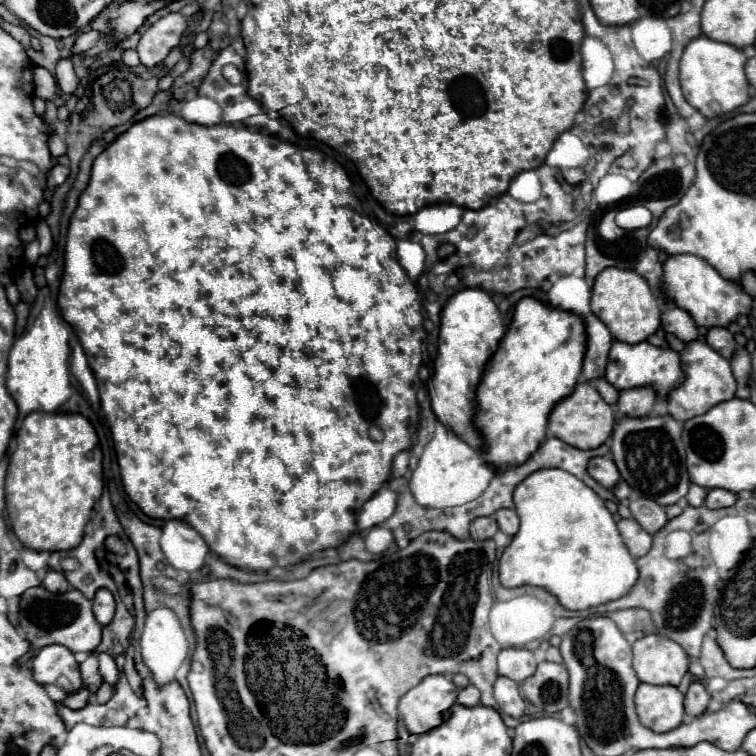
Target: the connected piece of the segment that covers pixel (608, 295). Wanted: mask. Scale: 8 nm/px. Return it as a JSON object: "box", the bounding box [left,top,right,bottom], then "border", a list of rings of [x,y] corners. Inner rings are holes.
{"box":[591,268,661,344],"border":[[[605,268],[605,272],[597,276],[593,284],[591,312],[609,328],[611,336],[617,342],[627,342],[627,344],[645,342],[651,334],[655,334],[661,316],[657,296],[649,288],[645,278],[633,270],[619,270],[619,268]]]}

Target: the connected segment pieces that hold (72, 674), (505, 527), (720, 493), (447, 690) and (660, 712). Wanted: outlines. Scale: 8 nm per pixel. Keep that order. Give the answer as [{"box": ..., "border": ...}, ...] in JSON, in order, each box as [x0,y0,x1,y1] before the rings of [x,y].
[{"box":[33,644,83,692],"border":[[[53,644],[39,650],[39,654],[33,658],[33,678],[39,684],[57,684],[59,678],[65,676],[65,690],[77,692],[83,688],[79,664],[73,656],[73,652],[65,646]]]},{"box":[495,510,519,536],"border":[[[497,510],[495,512],[495,520],[499,524],[499,530],[509,534],[509,536],[515,536],[517,530],[519,530],[519,516],[515,510]]]},{"box":[705,488,737,510],"border":[[[713,488],[713,490],[709,490],[709,494],[705,498],[705,506],[711,510],[719,510],[719,508],[733,506],[735,500],[737,500],[737,496],[733,492],[723,490],[723,488]]]},{"box":[399,676,459,734],"border":[[[427,676],[399,700],[399,714],[411,734],[425,734],[445,722],[447,710],[457,702],[459,688],[449,676]]]},{"box":[635,684,685,734],"border":[[[639,684],[635,706],[641,724],[657,734],[671,732],[685,720],[683,694],[675,686]]]}]

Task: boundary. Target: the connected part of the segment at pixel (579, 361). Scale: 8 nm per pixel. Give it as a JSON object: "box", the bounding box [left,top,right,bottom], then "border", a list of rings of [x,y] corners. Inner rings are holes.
{"box":[475,296,587,470],"border":[[[525,296],[517,302],[513,322],[501,340],[501,348],[489,360],[487,370],[477,388],[475,424],[485,438],[487,450],[483,458],[487,462],[497,466],[499,470],[505,470],[507,466],[523,464],[541,446],[541,442],[547,436],[547,422],[551,410],[561,400],[571,396],[571,392],[577,386],[583,368],[585,348],[587,348],[587,332],[585,332],[585,320],[581,316],[563,308],[549,306],[533,296]]]}

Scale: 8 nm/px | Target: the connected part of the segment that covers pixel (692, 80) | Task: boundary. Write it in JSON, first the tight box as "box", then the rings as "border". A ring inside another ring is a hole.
{"box":[679,36,749,118],"border":[[[699,36],[693,42],[687,44],[681,64],[679,64],[679,76],[681,76],[681,90],[685,100],[699,110],[705,118],[717,118],[725,116],[739,106],[749,102],[749,82],[745,78],[745,66],[747,58],[743,50],[733,48],[731,44],[709,40],[707,36]]]}

